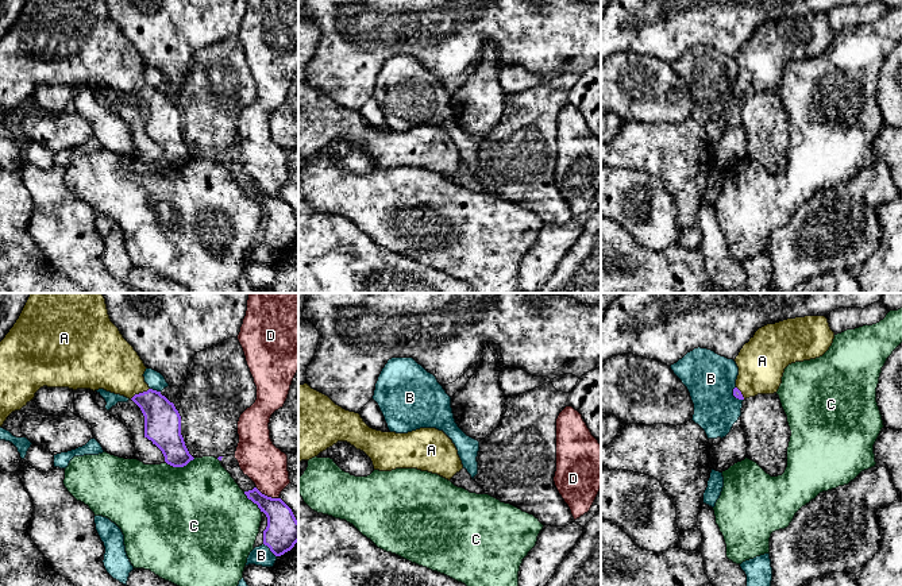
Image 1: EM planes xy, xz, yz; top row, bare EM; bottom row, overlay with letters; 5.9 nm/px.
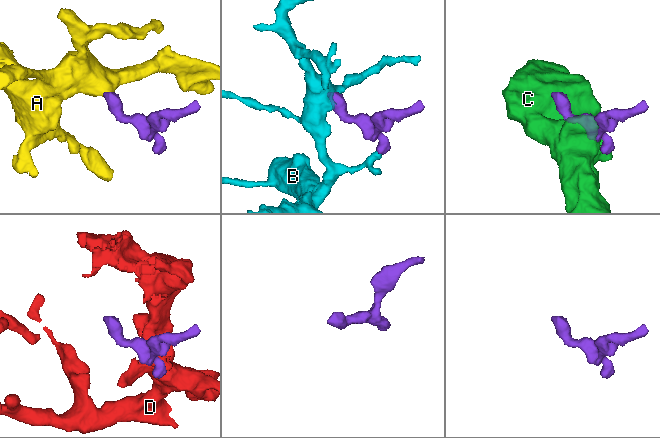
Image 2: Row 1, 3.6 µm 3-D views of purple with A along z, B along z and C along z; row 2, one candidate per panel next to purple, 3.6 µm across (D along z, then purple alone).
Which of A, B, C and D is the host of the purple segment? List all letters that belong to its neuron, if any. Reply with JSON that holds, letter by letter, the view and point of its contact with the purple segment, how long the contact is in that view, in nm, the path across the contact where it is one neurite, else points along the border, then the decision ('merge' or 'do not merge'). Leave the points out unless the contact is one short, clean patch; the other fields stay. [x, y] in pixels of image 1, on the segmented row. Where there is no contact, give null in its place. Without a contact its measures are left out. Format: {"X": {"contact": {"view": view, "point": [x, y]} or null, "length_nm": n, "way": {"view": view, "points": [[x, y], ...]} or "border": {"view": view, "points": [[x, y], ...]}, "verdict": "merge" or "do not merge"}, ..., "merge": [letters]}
{"A": {"contact": {"view": "xy", "point": [139, 393]}, "length_nm": 140, "way": {"view": "xy", "points": [[162, 423], [161, 415], [139, 393], [111, 363]]}, "verdict": "merge"}, "B": {"contact": {"view": "xy", "point": [270, 550]}, "length_nm": 120, "verdict": "do not merge"}, "C": {"contact": {"view": "xy", "point": [180, 466]}, "length_nm": 180, "verdict": "do not merge"}, "D": {"contact": {"view": "xy", "point": [266, 496]}, "length_nm": 160, "verdict": "do not merge"}, "merge": ["A"]}

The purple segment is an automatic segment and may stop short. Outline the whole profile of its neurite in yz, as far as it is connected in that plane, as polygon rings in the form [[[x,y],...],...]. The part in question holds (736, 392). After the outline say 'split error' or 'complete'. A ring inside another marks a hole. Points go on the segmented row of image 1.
[[[825,316],[787,319],[759,328],[735,359],[739,375],[733,396],[739,400],[745,400],[758,394],[776,393],[789,365],[822,356],[832,346],[833,339],[834,332],[830,329]]]; split error

